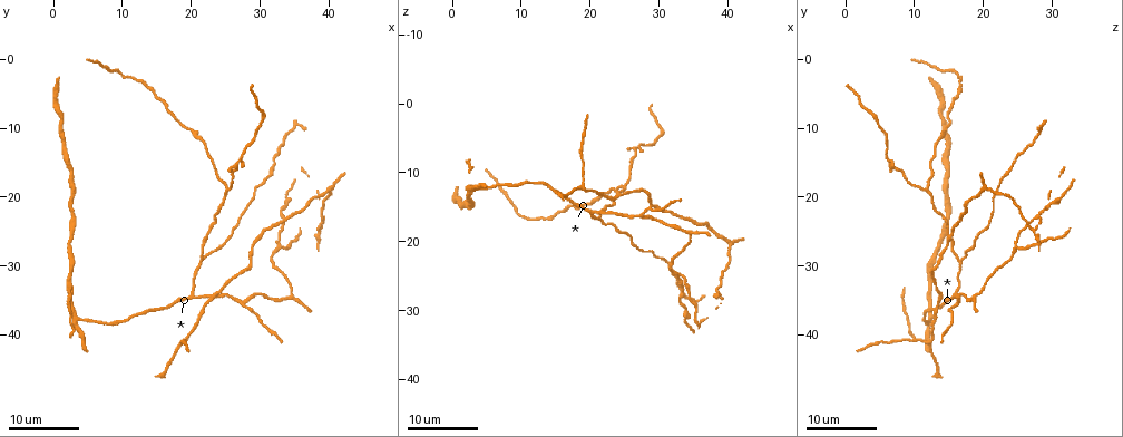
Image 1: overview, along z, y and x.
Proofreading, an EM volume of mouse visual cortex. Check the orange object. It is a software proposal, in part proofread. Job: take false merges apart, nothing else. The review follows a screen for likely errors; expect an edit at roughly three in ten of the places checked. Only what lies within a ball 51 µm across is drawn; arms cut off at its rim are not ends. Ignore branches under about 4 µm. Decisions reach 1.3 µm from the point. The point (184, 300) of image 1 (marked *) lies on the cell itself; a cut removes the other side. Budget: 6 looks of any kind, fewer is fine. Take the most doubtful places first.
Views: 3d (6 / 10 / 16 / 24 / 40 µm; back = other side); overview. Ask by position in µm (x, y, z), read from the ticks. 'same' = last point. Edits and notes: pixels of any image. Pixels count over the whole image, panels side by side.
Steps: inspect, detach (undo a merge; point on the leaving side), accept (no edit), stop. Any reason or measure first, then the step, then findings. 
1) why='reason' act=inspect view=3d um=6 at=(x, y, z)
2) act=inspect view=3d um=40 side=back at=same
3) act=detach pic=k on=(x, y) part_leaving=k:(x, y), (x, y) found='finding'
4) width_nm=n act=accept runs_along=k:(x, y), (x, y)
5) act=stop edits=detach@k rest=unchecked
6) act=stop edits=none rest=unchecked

why='two arms in line, one across' act=inspect view=3d um=24 at=(25.0, 19.0, 11.5)

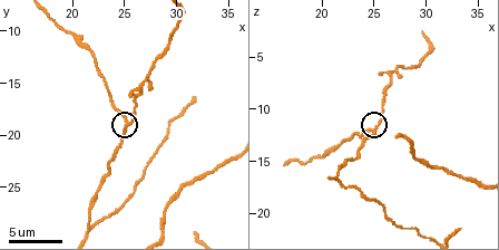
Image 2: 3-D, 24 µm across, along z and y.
why='zoom in' act=inspect view=3d um=10 at=(25.2, 19.0, 11.6)

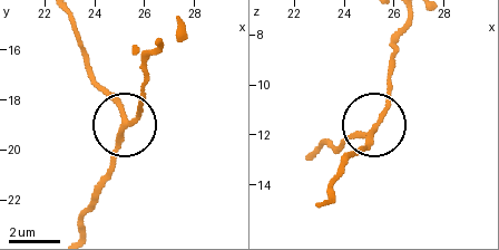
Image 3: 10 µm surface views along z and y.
arms=3 act=accept found='one cell here'

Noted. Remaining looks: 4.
why='two arms at a narrow angle' act=inspect view=3d um=24 at=(33.0, 27.5, 25.0)

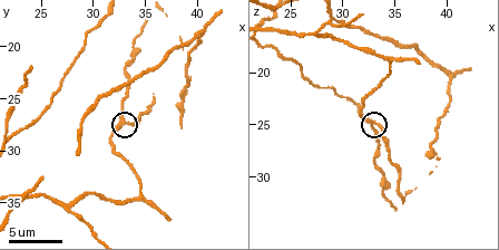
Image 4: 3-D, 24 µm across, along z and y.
why='zoom in' act=inspect view=3d um=6 at=(33.2, 27.2, 24.8)

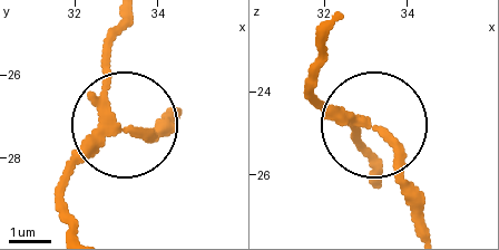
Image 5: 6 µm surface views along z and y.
act=accept runs_along=5:(75, 229), (64, 196), (75, 175), (117, 133), (177, 122) found='all the same cell'

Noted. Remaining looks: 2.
why='arms part here' act=inspect view=3d um=24 at=(18.5, 41.0, 11.5)

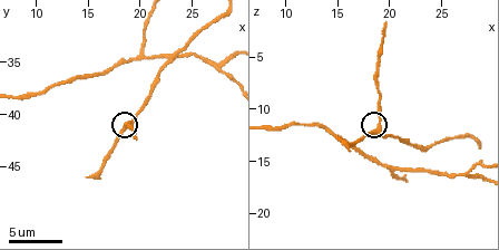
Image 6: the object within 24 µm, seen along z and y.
act=inspect view=3d um=10 at=same

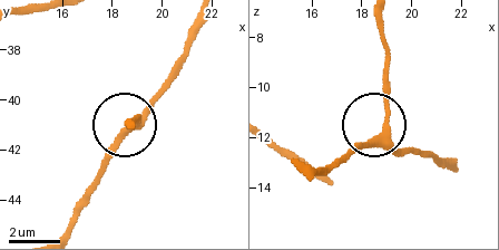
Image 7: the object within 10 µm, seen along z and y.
act=accept runs_along=7:(456, 163), (398, 148), (381, 134), (335, 161) found='one cell here'

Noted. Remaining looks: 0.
act=stop edits=none rest=unchecked

